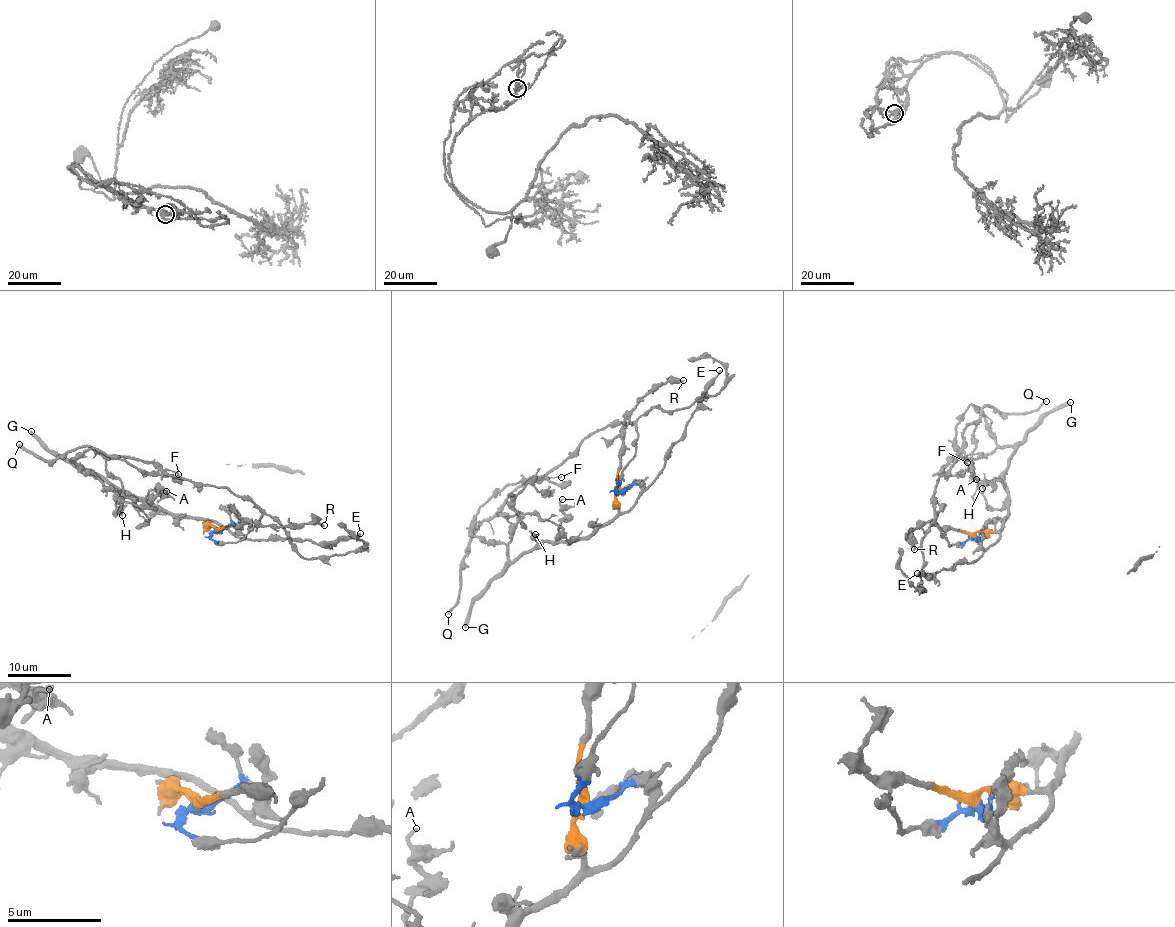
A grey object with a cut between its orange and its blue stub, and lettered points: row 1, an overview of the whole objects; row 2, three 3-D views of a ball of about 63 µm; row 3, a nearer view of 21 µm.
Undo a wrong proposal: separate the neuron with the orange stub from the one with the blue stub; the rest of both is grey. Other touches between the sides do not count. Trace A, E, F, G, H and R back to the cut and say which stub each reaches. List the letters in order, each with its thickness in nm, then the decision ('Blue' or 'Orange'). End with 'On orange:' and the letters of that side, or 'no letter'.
A: Thickness 150 nm. Orange
E: Thickness 260 nm. Orange
F: Thickness 120 nm. Blue
G: Thickness 400 nm. Orange
H: Thickness 420 nm. Orange
R: Thickness 180 nm. Orange
On orange: A, E, G, H, R

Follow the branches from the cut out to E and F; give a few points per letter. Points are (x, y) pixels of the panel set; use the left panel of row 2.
E: (216, 531), (207, 522), (212, 520), (239, 537), (258, 541), (282, 537), (326, 545), (360, 533)
F: (216, 530), (212, 539), (232, 543), (258, 524), (262, 511), (225, 489), (164, 472), (172, 470), (178, 474)

